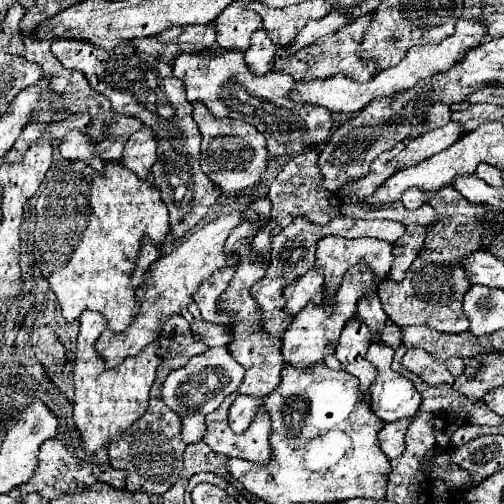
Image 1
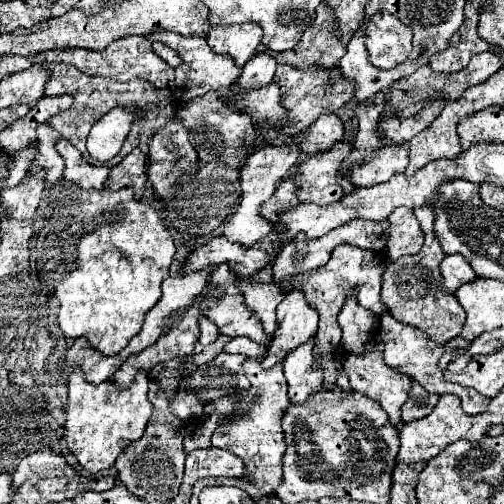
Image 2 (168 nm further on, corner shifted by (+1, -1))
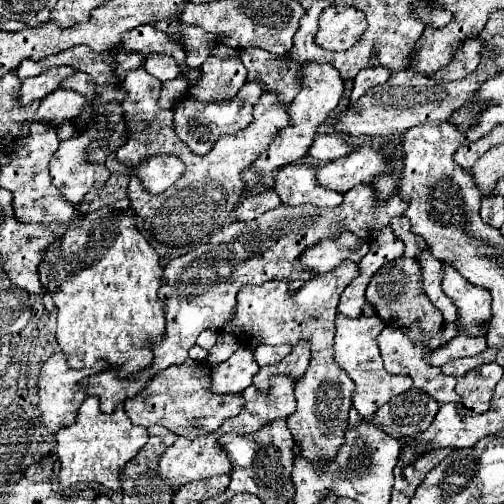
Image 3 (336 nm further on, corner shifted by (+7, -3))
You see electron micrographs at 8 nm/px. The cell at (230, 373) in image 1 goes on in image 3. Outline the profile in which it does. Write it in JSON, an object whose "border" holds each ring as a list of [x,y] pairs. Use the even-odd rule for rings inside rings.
{"border":[[[242,345],[228,361],[212,367],[212,389],[220,395],[240,395],[252,385],[258,363],[252,359],[252,349]]]}

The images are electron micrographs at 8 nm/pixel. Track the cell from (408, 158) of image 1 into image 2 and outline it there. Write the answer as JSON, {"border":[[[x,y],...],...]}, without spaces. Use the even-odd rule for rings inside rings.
{"border":[[[384,145],[378,149],[374,159],[364,165],[354,165],[344,177],[354,187],[374,187],[378,183],[388,181],[396,173],[404,173],[408,165],[408,153],[402,145]]]}

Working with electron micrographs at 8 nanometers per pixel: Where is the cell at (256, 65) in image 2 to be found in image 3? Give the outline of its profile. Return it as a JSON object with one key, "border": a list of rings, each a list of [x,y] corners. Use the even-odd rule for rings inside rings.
{"border":[[[246,81],[244,87],[230,101],[224,101],[224,103],[196,101],[192,97],[186,97],[178,101],[178,105],[174,107],[174,131],[190,147],[192,153],[206,155],[220,135],[228,135],[228,133],[236,135],[252,121],[252,105],[260,97],[260,93],[262,93],[262,87],[258,83]]]}

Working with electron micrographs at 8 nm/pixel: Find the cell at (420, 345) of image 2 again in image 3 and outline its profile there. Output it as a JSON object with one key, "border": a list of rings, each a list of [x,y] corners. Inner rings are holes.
{"border":[[[384,327],[378,335],[378,347],[380,347],[380,353],[382,353],[382,359],[384,359],[384,367],[388,373],[392,375],[410,375],[414,379],[414,385],[422,391],[426,391],[430,397],[434,397],[438,403],[458,403],[460,401],[460,395],[456,395],[454,391],[454,385],[456,385],[456,379],[454,377],[448,377],[444,373],[440,373],[438,367],[432,367],[428,363],[428,355],[434,351],[432,347],[428,345],[418,345],[414,343],[404,331],[400,329],[392,329],[392,327]]]}

